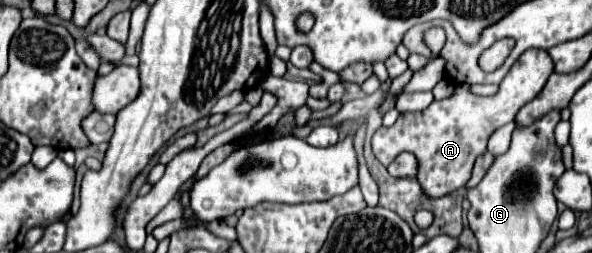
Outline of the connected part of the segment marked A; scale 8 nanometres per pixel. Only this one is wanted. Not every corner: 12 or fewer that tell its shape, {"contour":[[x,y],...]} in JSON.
{"contour":[[524,51],[494,97],[452,97],[380,127],[384,167],[414,153],[431,198],[468,183],[490,133],[542,91],[554,63]]}

